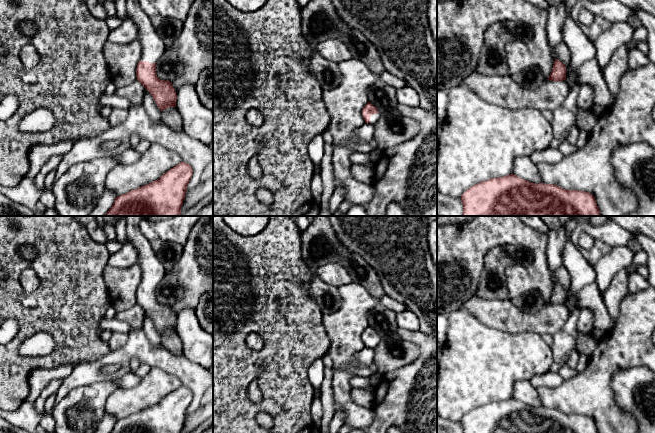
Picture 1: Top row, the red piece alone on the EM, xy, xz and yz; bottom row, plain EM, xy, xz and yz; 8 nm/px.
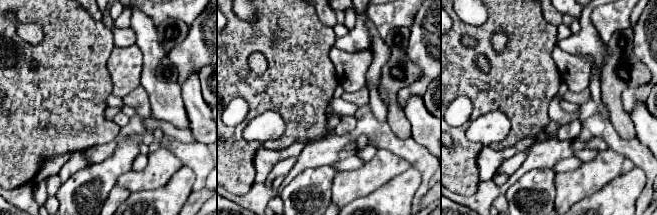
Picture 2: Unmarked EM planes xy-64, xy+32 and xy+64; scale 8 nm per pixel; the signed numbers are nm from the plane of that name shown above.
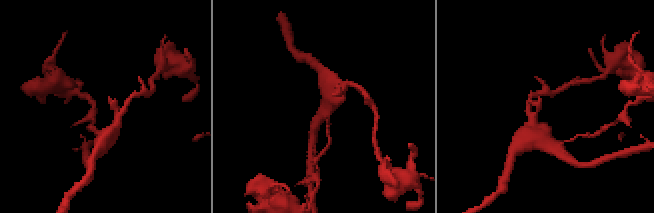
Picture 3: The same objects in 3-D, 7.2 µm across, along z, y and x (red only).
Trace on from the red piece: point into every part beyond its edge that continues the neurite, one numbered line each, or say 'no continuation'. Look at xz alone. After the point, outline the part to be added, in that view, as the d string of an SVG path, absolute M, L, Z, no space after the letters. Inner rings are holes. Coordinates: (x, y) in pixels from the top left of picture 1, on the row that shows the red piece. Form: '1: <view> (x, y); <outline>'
1: xz (374, 118); M377 109L378 113L377 114L373 114L370 117L370 124L375 125L380 119L381 119L381 113L379 112L379 110Z

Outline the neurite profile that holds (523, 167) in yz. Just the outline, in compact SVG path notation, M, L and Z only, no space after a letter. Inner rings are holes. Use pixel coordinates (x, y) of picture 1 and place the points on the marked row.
M521 156L515 160L513 174L532 183L543 183L536 164L529 157Z

